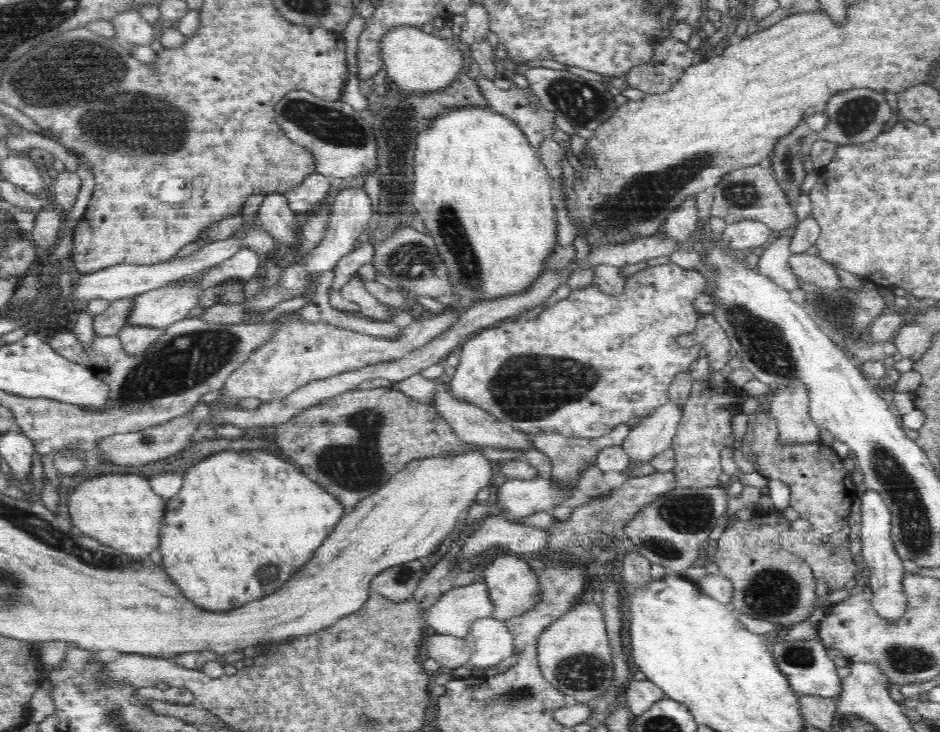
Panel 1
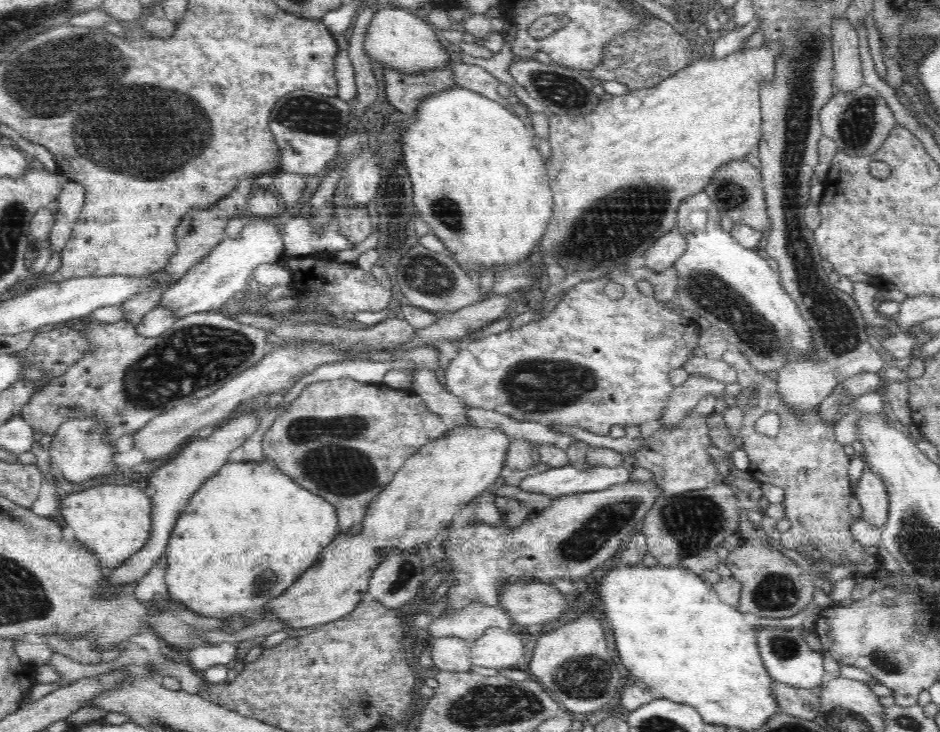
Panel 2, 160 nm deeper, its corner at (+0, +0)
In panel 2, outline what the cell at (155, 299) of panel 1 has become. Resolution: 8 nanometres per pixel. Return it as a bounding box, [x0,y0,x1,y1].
[158,218,285,318]

